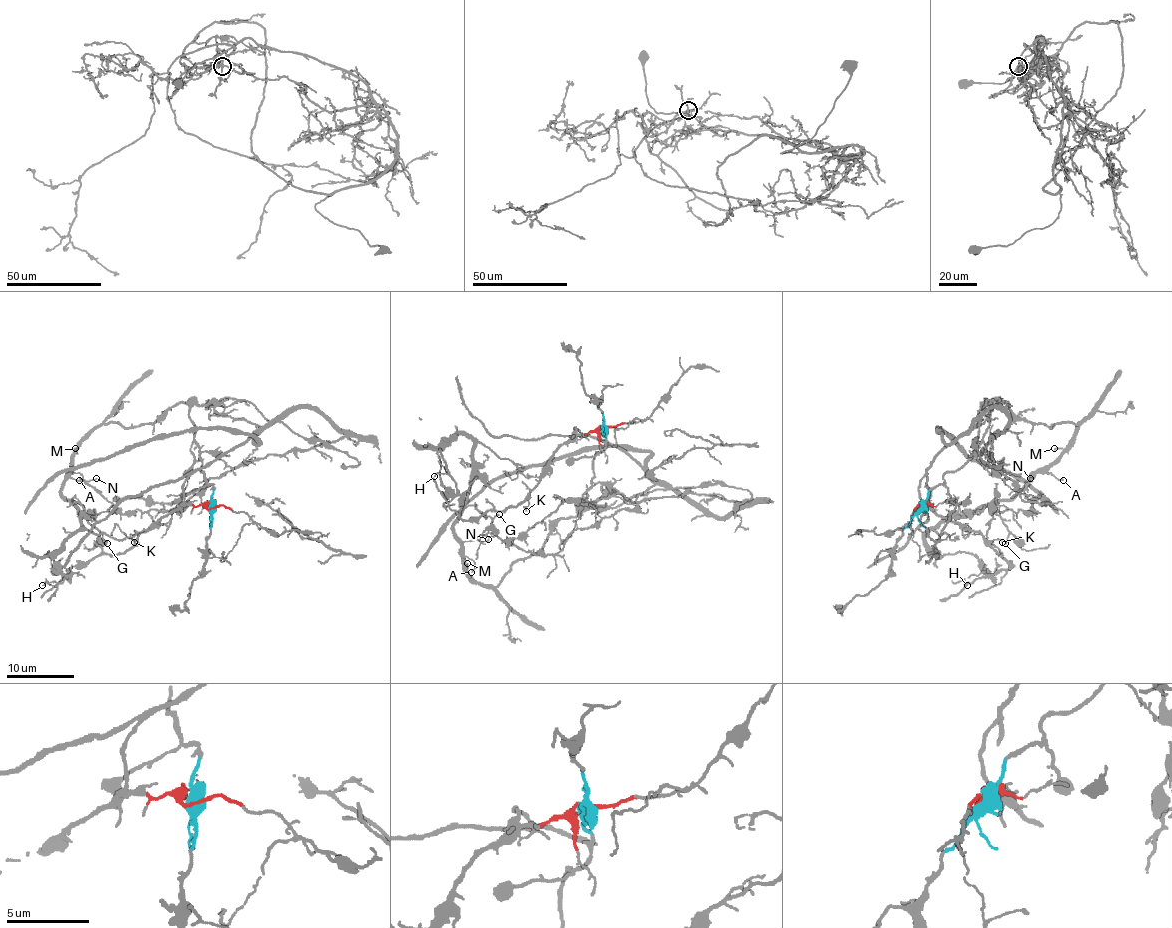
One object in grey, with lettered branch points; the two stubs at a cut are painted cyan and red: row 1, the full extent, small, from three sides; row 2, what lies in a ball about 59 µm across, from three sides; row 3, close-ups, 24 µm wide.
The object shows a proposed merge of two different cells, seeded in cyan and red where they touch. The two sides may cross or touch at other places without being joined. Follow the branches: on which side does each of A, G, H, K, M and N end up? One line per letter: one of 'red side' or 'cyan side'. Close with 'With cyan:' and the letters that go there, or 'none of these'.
A: cyan side
G: cyan side
H: red side
K: red side
M: cyan side
N: cyan side
With cyan: A, G, M, N

